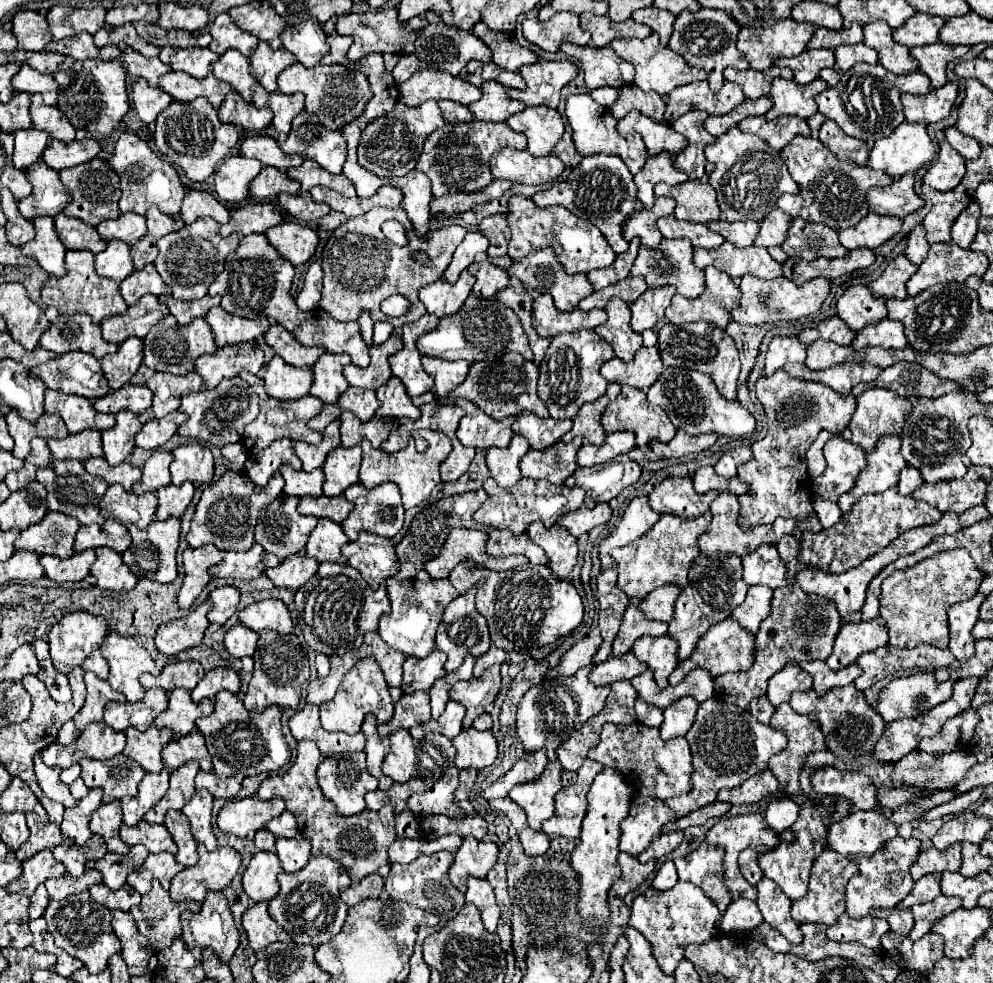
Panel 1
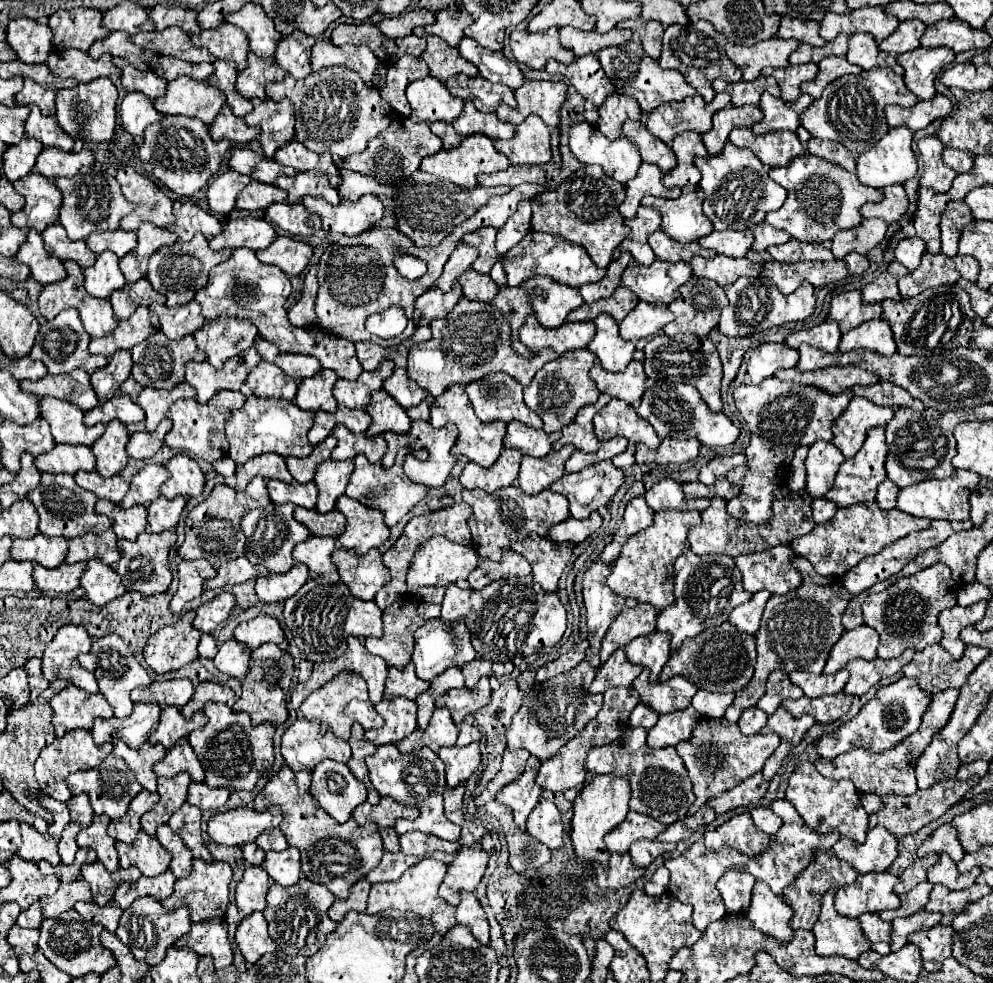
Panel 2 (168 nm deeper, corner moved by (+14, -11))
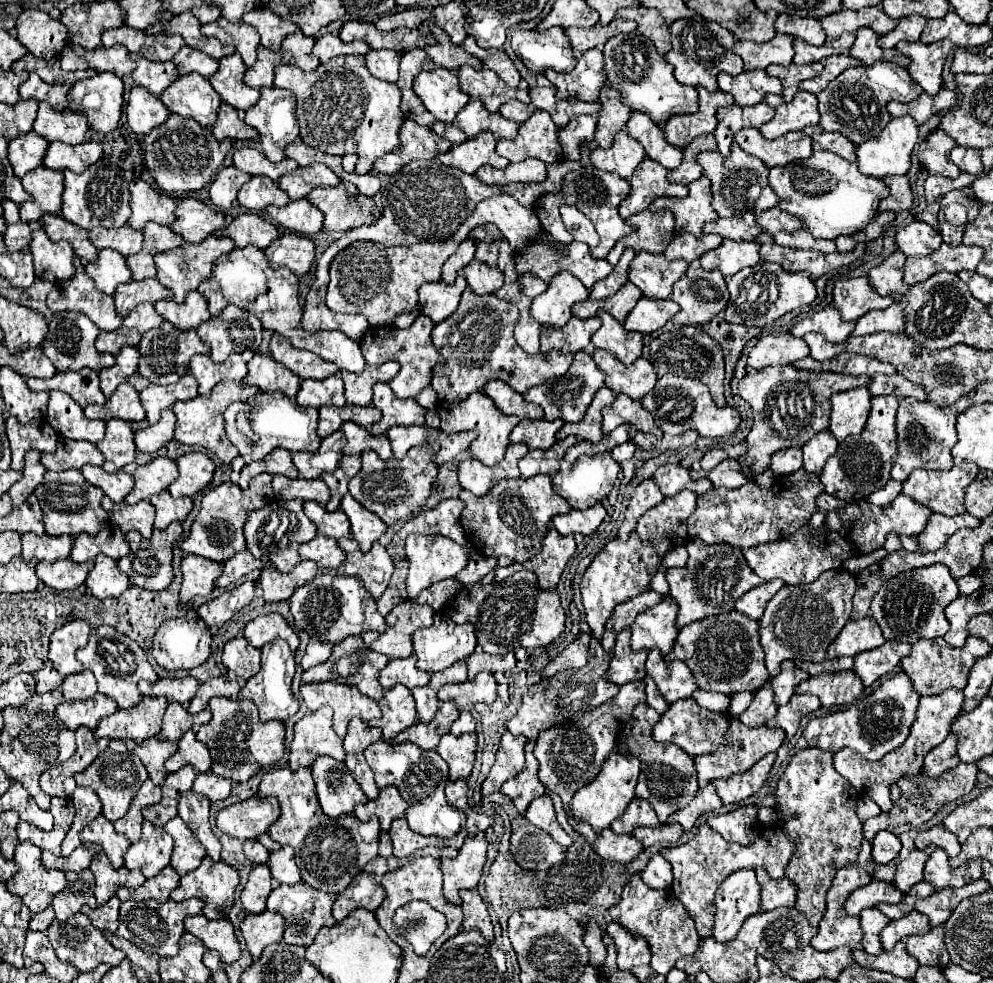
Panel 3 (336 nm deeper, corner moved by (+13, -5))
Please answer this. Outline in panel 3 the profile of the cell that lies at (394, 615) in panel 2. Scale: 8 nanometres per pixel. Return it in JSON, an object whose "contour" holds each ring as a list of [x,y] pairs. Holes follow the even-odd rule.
{"contour":[[[408,600],[408,602],[398,604],[386,616],[386,626],[388,628],[382,634],[378,634],[378,632],[362,632],[362,638],[364,638],[364,642],[368,644],[370,650],[376,650],[376,652],[388,656],[390,660],[392,658],[406,658],[406,656],[412,654],[412,634],[414,634],[414,630],[422,628],[422,626],[430,626],[432,624],[432,616],[434,616],[434,610],[428,604],[412,604]]]}

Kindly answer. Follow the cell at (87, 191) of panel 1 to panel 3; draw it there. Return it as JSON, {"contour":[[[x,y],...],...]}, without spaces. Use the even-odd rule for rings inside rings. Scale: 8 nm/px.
{"contour":[[[98,160],[94,166],[88,166],[82,174],[64,170],[64,194],[62,194],[62,216],[84,228],[92,230],[96,226],[118,228],[124,226],[130,218],[130,192],[128,182],[122,176],[122,170],[108,160]]]}

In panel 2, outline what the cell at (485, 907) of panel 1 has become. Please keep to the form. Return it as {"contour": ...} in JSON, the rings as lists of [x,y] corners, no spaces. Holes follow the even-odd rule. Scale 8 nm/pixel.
{"contour":[[[461,892],[461,902],[457,906],[457,922],[471,928],[473,936],[481,944],[489,944],[489,922],[485,918],[485,912],[473,892]]]}

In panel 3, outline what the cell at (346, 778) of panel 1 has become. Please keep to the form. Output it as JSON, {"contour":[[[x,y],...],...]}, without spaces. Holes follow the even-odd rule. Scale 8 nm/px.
{"contour":[[[318,756],[310,768],[318,802],[326,816],[336,818],[340,814],[350,814],[356,804],[368,802],[366,794],[362,794],[344,762],[330,756]]]}

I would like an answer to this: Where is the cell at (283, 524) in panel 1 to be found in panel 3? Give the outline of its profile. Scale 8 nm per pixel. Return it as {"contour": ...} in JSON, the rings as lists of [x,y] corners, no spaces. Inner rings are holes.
{"contour":[[[300,498],[286,500],[286,502],[272,502],[270,506],[264,506],[262,510],[254,510],[254,514],[250,514],[250,518],[246,520],[248,550],[252,552],[254,558],[276,566],[282,574],[290,572],[300,562],[298,546],[302,542],[310,542],[316,536],[316,526],[304,514],[302,504],[304,500]]]}

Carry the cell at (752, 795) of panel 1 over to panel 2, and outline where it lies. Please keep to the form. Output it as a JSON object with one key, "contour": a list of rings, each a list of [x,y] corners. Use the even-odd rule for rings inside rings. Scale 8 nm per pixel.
{"contour":[[[761,774],[751,776],[749,780],[743,780],[741,784],[737,784],[737,788],[713,798],[709,802],[709,806],[717,814],[725,814],[725,812],[741,808],[741,806],[755,806],[763,798],[763,794],[767,792],[767,786],[769,786],[769,782],[767,780],[763,782]]]}

